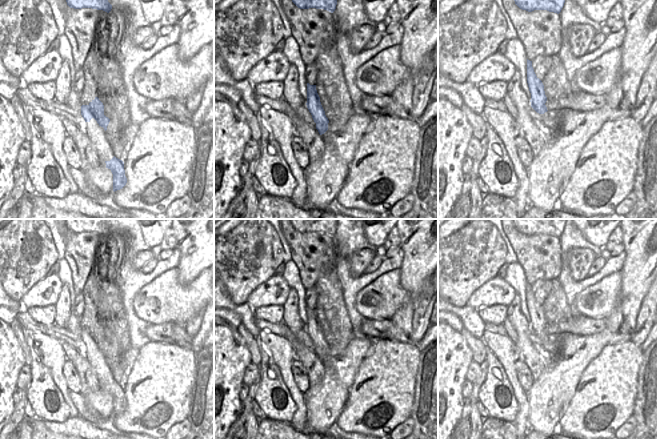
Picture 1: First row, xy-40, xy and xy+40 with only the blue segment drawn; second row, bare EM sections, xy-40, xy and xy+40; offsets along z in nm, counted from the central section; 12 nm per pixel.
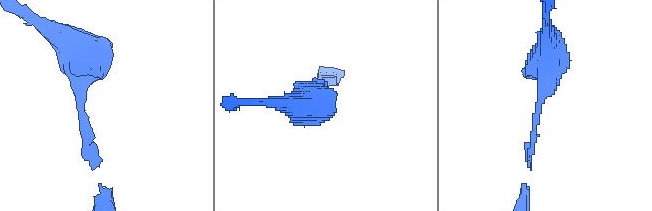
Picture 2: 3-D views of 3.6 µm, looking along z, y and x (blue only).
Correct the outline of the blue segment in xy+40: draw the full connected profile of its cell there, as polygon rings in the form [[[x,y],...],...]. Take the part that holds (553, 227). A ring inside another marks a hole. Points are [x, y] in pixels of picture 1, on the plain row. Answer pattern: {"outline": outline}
{"outline": [[[513,219],[515,228],[522,234],[547,234],[559,238],[566,219]]]}

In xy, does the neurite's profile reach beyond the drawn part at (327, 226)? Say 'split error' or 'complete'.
complete

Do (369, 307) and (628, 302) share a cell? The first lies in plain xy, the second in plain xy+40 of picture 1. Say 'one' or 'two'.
two

